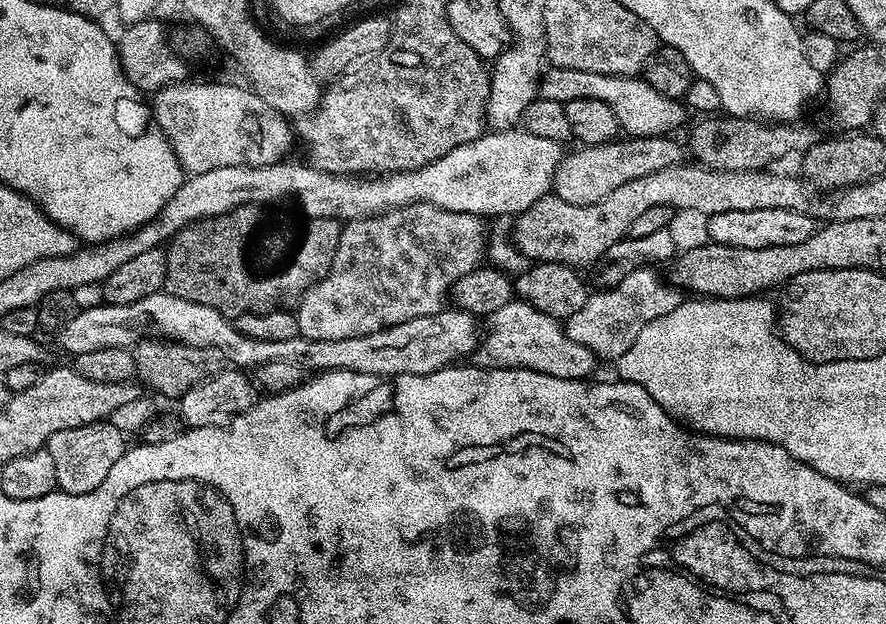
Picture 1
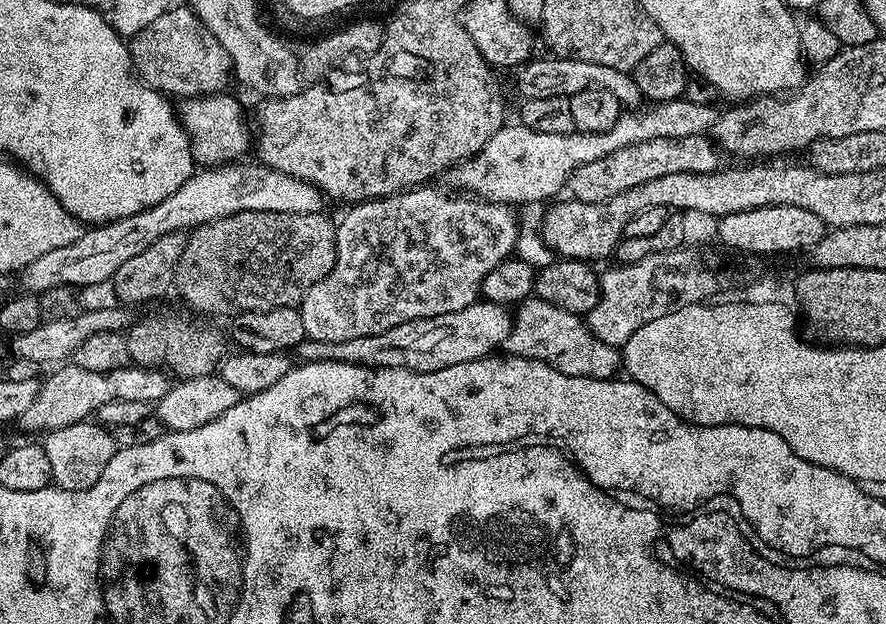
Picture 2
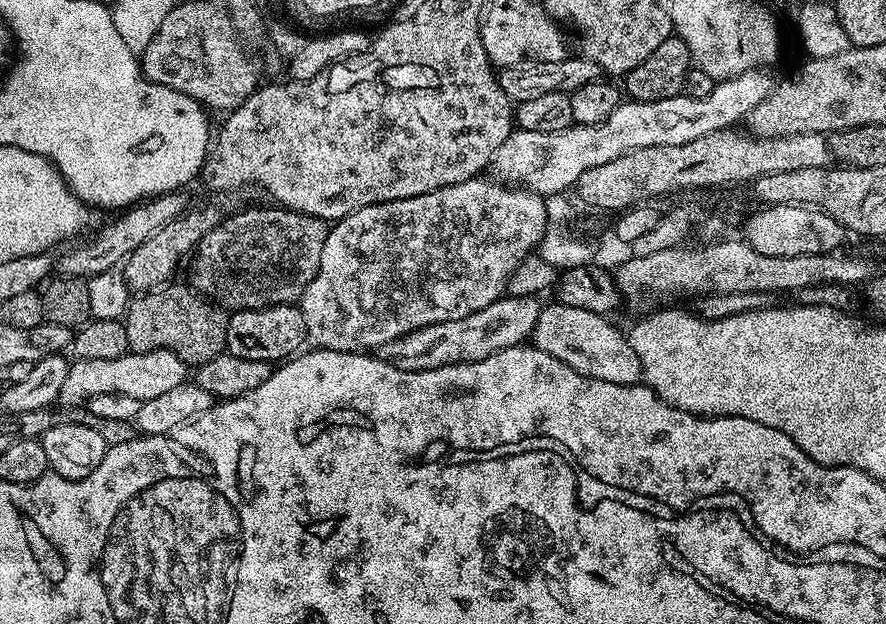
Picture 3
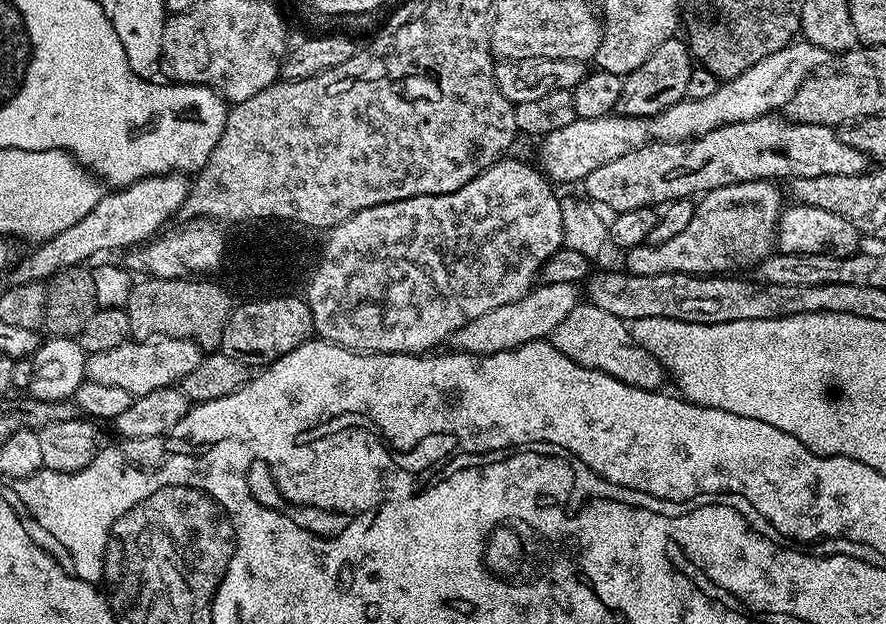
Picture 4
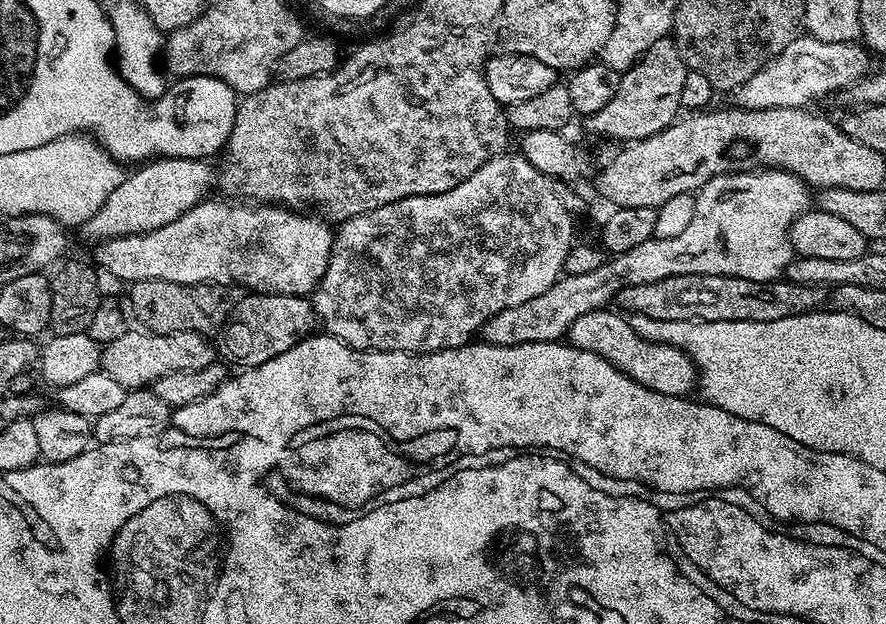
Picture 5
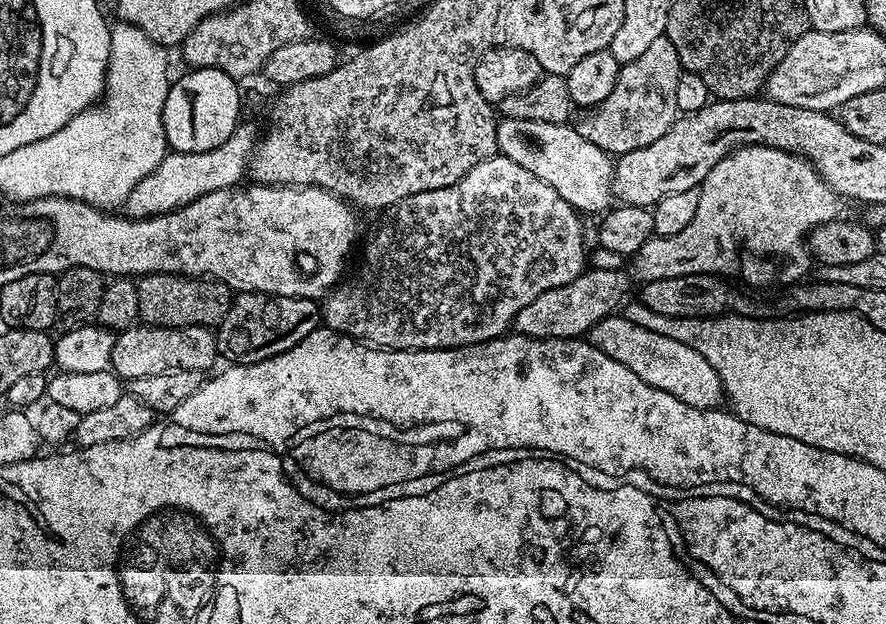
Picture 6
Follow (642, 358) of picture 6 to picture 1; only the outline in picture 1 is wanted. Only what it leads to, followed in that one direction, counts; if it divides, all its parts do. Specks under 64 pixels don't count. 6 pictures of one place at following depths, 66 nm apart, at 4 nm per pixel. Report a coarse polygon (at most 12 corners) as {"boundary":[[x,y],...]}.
{"boundary":[[513,298],[474,360],[589,379],[598,358],[561,321]]}

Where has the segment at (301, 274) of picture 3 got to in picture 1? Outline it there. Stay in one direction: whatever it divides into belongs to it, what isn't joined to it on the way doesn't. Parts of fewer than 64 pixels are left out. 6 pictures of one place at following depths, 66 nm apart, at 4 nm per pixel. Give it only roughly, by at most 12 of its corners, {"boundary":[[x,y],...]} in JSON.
{"boundary":[[260,206],[187,224],[164,288],[222,315],[292,310],[341,221]]}

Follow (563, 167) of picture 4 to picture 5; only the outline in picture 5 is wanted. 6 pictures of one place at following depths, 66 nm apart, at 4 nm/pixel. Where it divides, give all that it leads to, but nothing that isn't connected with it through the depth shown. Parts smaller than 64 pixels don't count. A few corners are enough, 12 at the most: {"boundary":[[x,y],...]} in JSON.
{"boundary":[[801,34],[736,89],[750,110],[802,108],[869,71],[856,42]]}

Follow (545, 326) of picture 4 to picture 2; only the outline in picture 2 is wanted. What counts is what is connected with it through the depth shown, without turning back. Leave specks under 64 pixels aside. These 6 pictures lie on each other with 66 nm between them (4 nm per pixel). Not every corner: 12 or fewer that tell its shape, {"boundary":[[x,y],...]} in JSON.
{"boundary":[[480,298],[350,342],[305,338],[304,362],[411,372],[503,349],[513,313]]}

